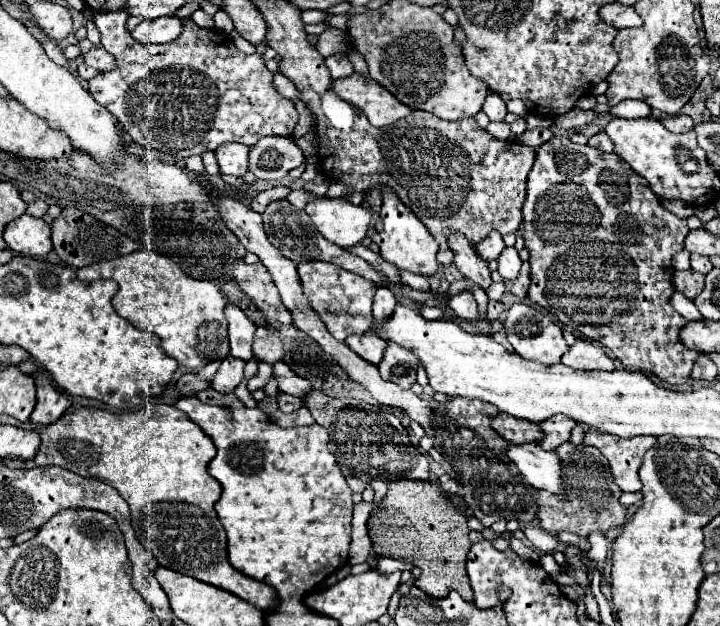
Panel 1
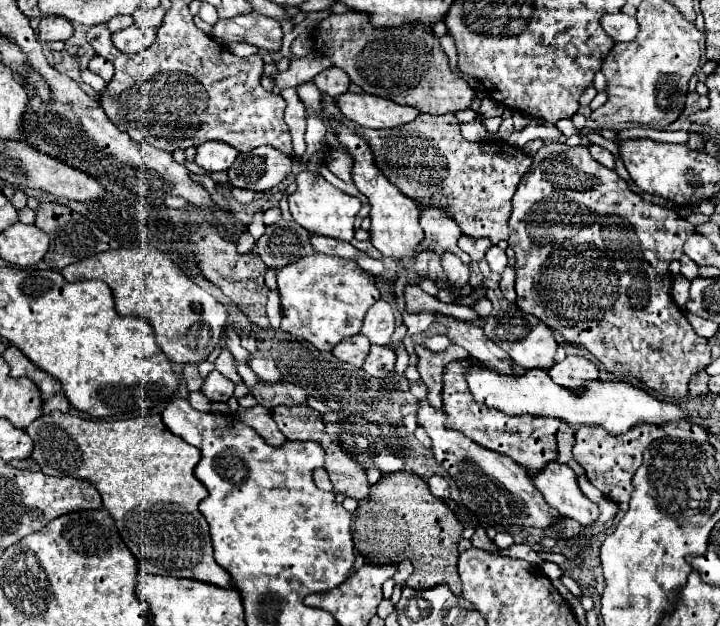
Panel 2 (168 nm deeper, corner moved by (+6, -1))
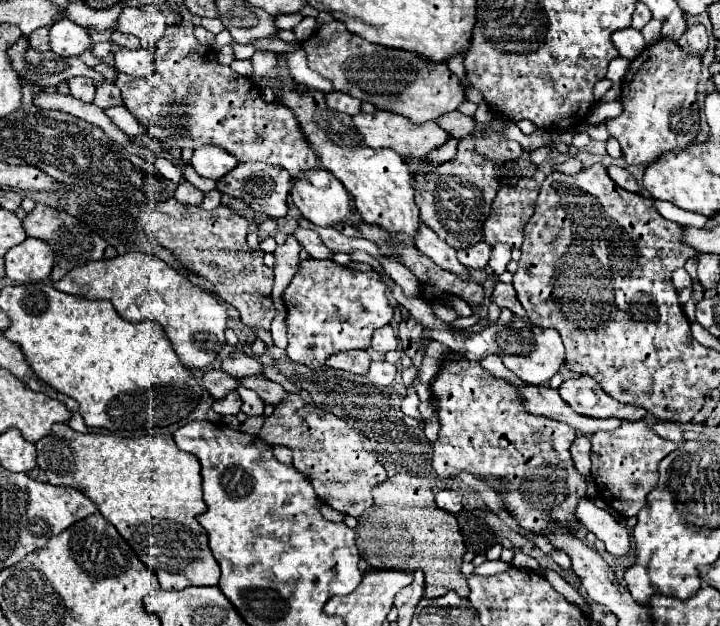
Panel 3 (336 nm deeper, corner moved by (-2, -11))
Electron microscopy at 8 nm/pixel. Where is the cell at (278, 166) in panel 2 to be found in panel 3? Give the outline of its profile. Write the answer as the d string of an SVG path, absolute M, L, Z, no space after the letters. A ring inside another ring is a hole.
M239 163L233 171L223 175L223 179L219 179L219 183L217 183L217 191L225 193L229 197L237 197L253 211L265 213L275 219L285 217L289 211L289 207L287 207L289 189L291 189L291 175L285 169L273 167L267 163Z

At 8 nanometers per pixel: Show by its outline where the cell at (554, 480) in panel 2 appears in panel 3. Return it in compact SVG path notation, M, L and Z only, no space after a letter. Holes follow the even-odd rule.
M581 499L579 507L577 507L577 519L579 523L597 535L597 539L601 539L607 547L607 551L615 557L625 557L631 551L631 537L629 537L629 529L621 523L615 521L615 517L605 511L599 509L591 499Z

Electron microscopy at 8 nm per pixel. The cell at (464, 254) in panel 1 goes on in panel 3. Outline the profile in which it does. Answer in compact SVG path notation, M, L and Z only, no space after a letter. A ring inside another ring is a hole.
M463 139L451 161L435 167L435 171L417 173L413 177L415 203L421 211L421 221L453 249L465 249L483 241L483 223L491 211L495 191L501 187L499 179L501 171L475 153L471 139Z

